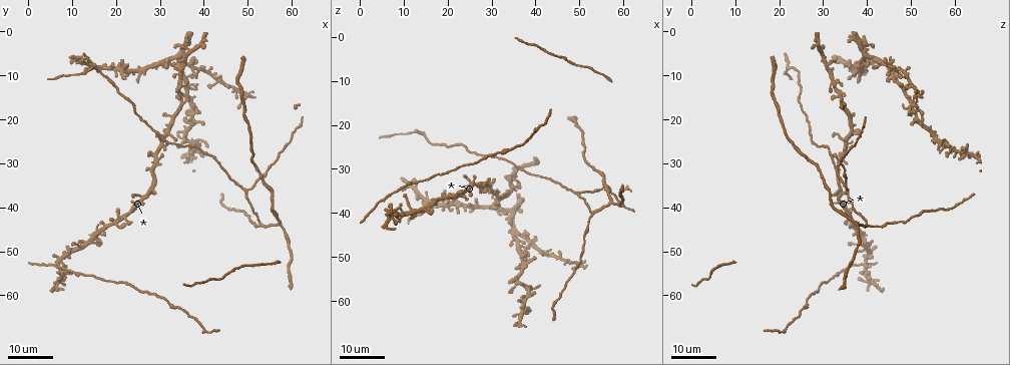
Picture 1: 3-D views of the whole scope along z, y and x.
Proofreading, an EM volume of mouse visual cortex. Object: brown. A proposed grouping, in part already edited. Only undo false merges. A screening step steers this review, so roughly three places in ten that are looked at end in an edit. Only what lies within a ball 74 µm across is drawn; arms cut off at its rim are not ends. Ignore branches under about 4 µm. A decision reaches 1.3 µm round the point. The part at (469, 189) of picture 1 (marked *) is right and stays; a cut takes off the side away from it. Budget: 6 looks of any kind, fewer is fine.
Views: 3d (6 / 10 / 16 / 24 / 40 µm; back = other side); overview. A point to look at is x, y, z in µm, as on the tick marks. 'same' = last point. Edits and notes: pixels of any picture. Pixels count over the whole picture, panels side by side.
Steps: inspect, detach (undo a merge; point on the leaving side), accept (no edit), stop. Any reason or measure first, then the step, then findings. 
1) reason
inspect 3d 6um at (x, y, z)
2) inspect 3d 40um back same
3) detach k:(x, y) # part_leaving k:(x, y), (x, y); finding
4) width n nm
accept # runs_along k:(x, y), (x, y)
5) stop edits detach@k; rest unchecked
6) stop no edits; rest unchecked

three arms meet
inspect 3d 24um at (49.5, 36.5, 35.5)

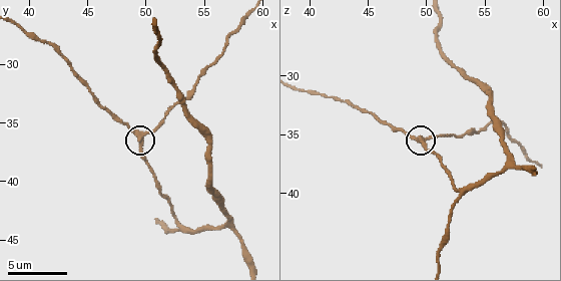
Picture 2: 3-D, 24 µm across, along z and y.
inspect 3d 10um same

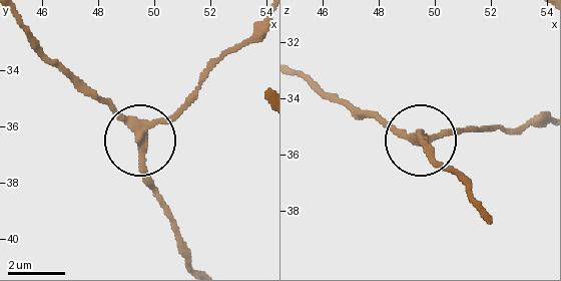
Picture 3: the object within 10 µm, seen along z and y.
accept # runs_along 3:(298, 74), (411, 138), (487, 131); all the same neuron

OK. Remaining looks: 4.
branch point
inspect 3d 10um at (53.0, 44.0, 40.0)

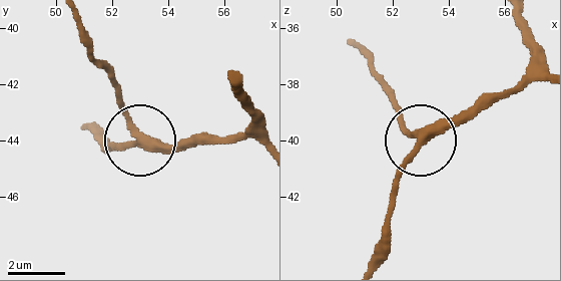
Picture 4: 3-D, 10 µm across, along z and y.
other side
inspect 3d 10um back at (52.9, 44.1, 40.2)

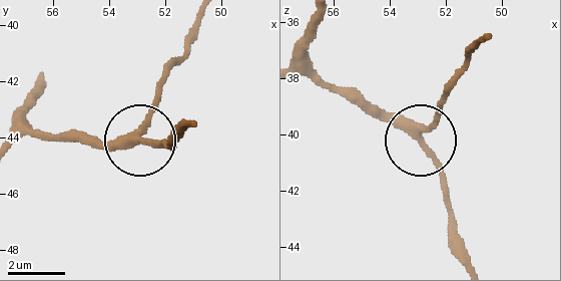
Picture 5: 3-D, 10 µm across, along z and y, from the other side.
arms 3
accept # runs_along 5:(485, 40), (420, 136), (451, 206); continuous, no second neuron

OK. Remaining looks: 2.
stop no edits; rest unchecked

